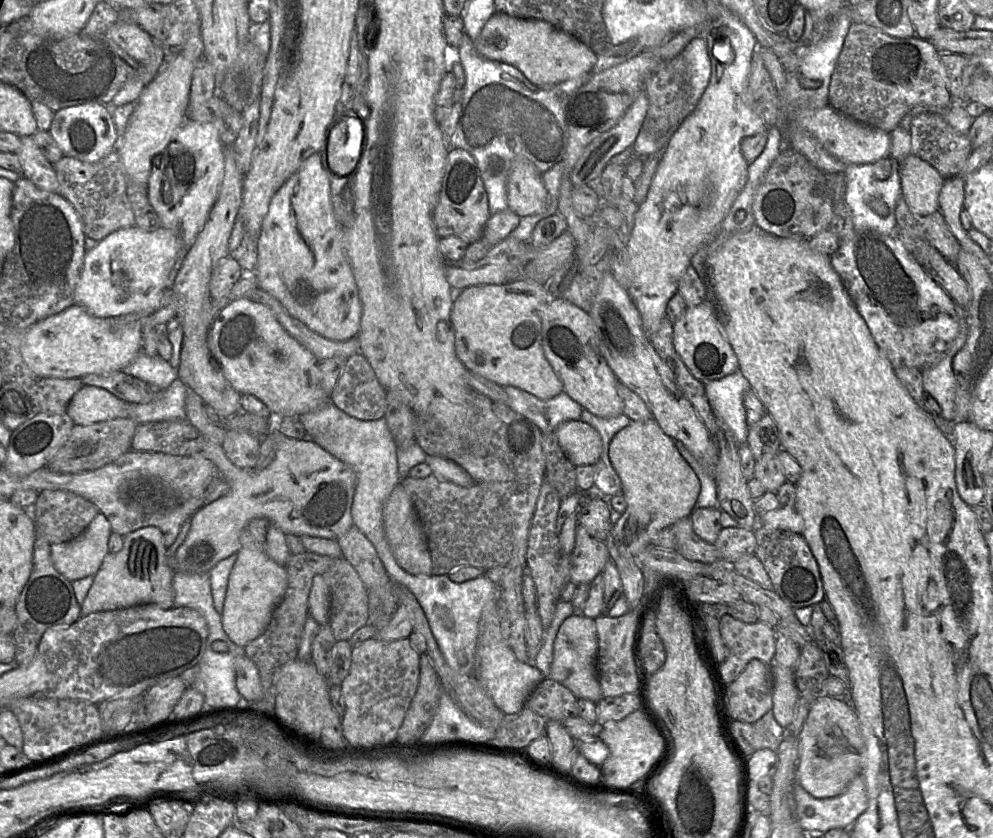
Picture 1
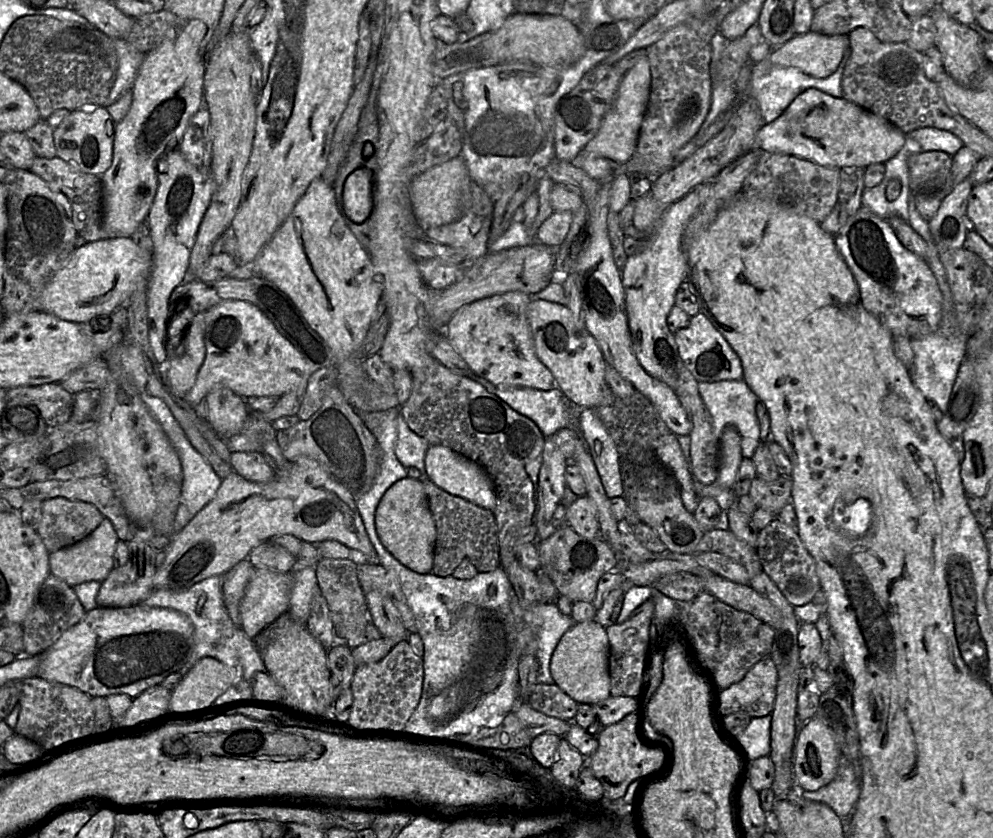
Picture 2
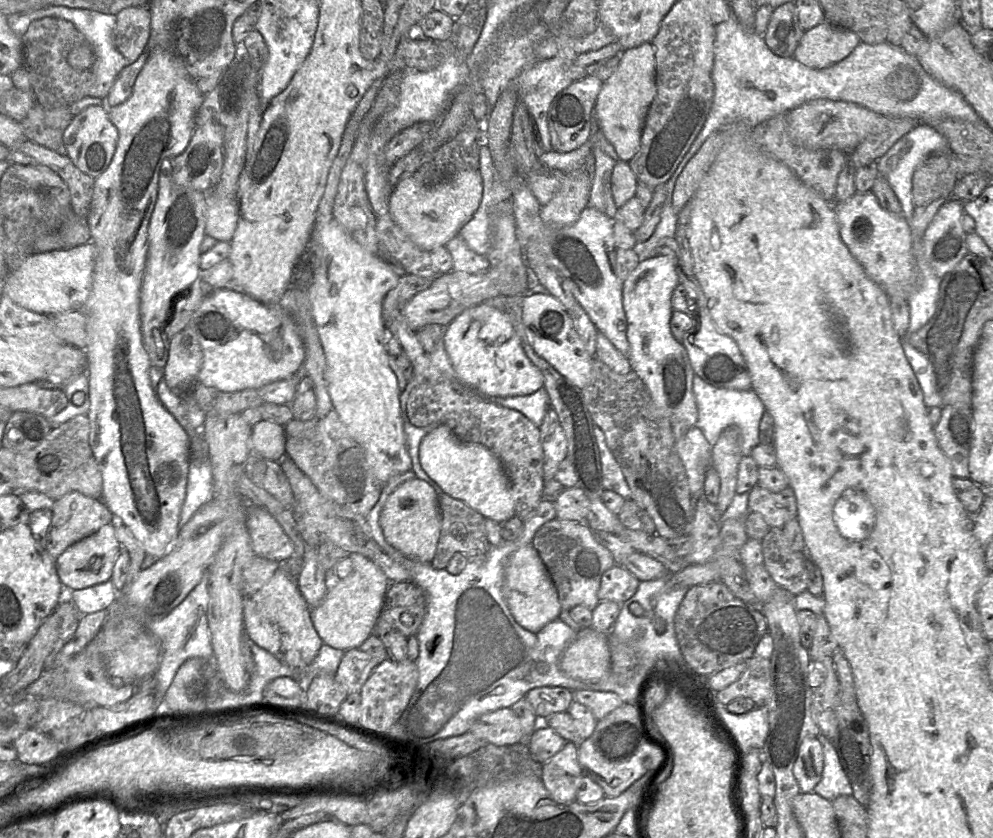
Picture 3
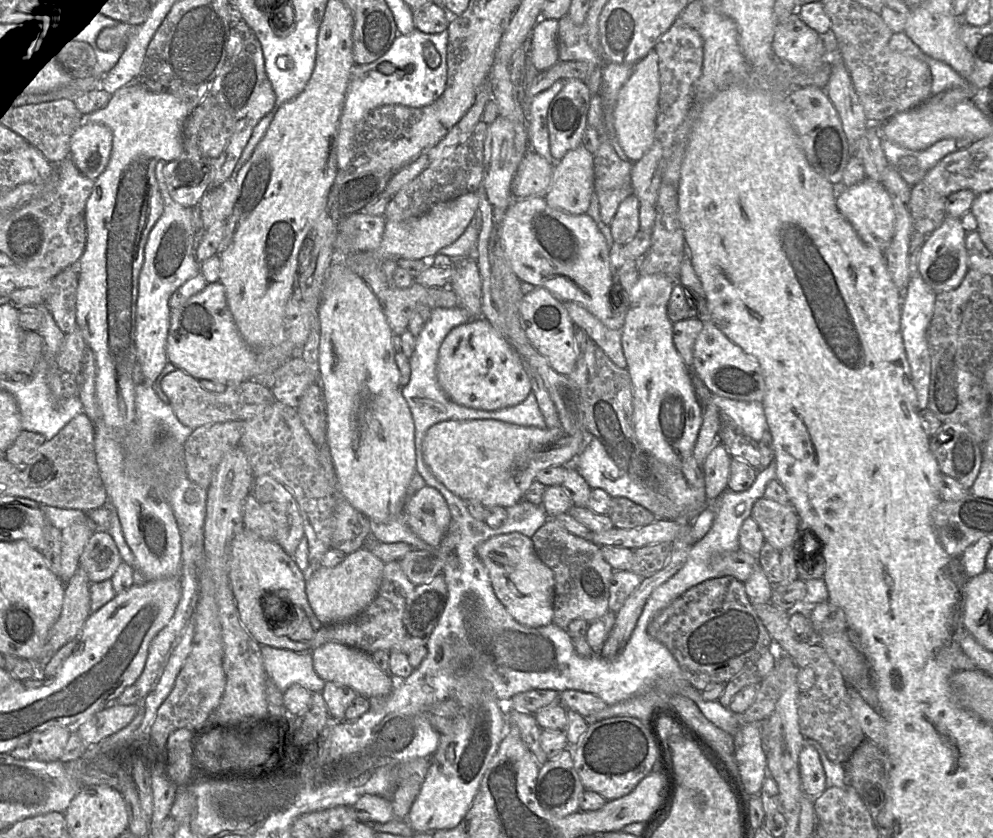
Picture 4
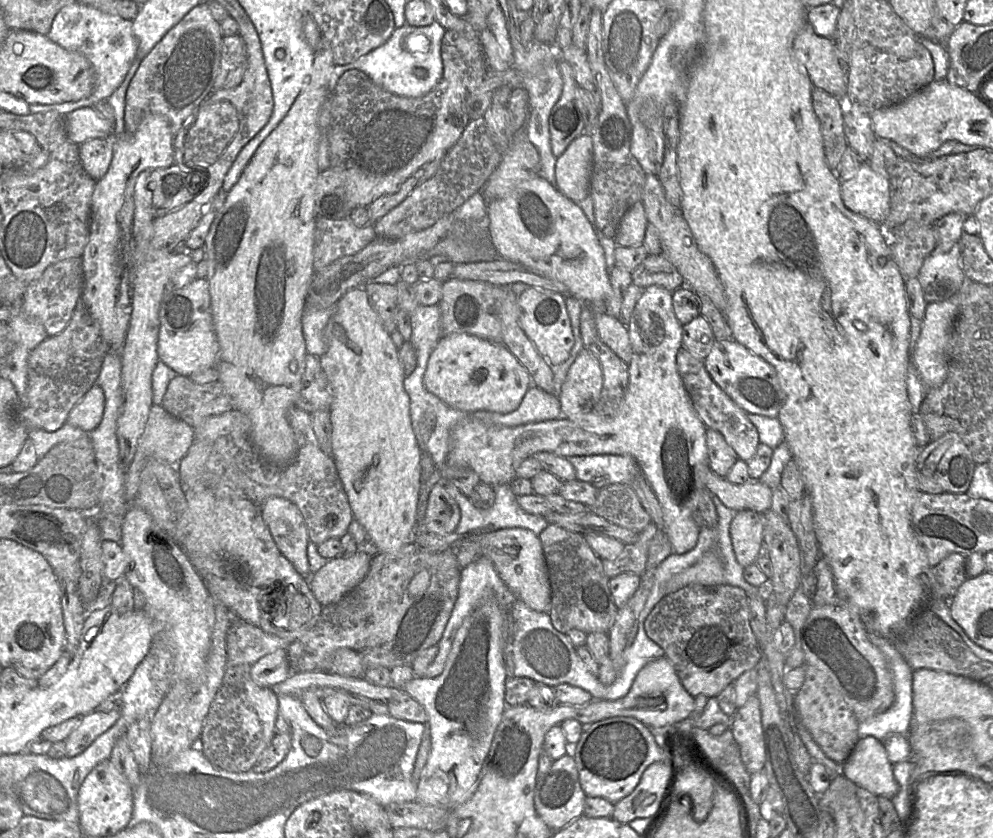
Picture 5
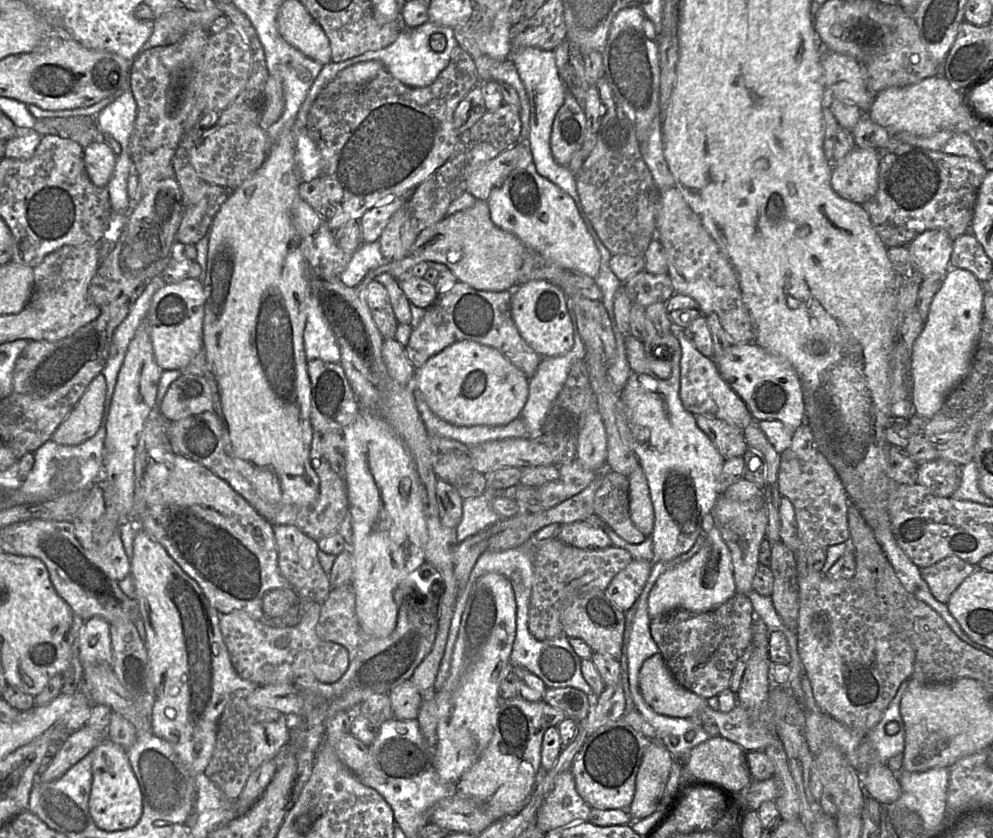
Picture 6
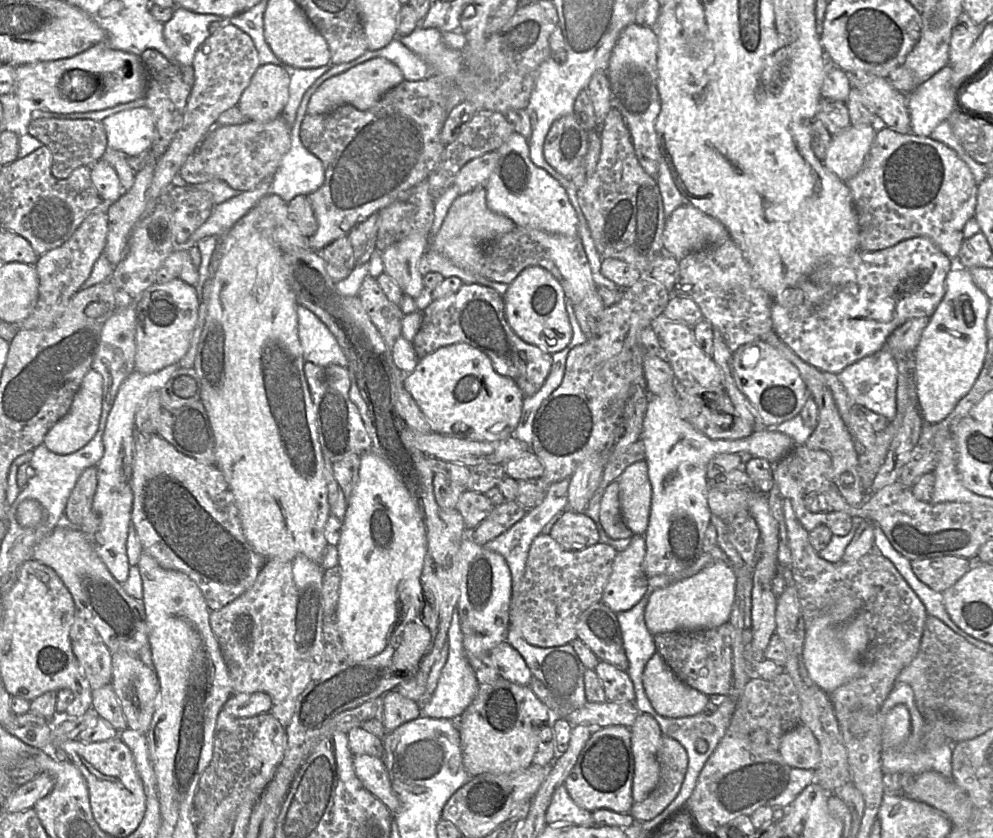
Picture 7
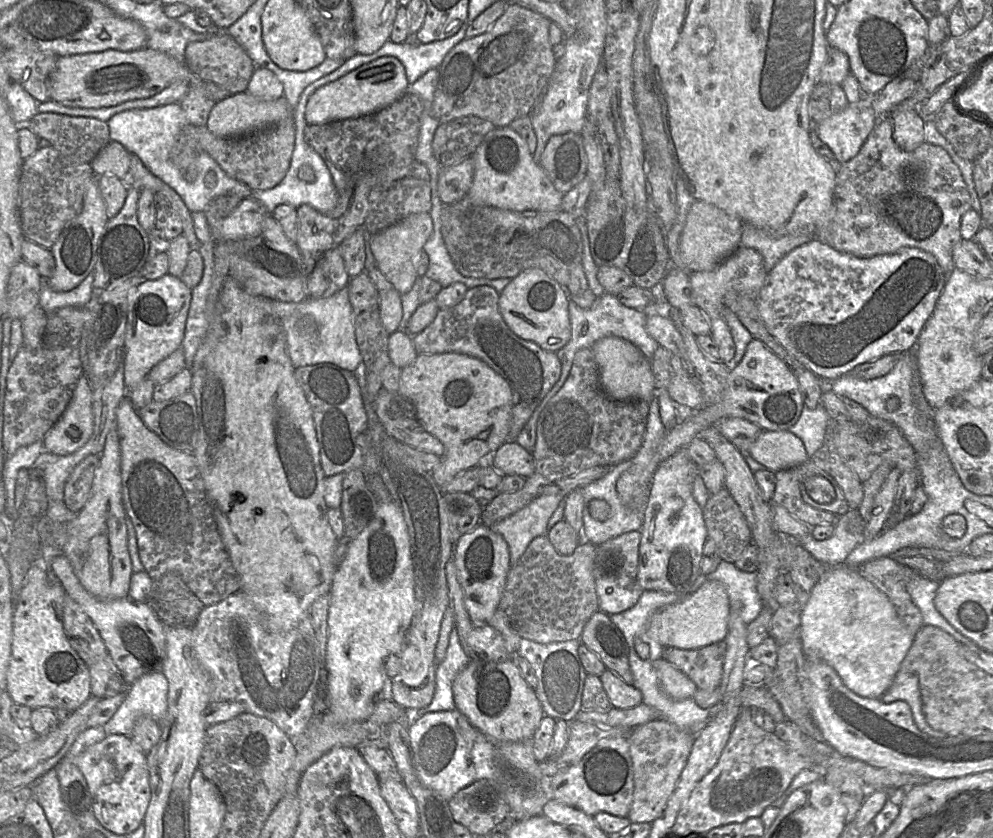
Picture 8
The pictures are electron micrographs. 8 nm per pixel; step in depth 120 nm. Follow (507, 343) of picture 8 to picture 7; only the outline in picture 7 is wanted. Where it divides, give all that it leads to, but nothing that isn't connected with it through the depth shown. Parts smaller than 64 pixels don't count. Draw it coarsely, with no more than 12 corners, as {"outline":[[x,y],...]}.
{"outline":[[463,284],[423,310],[419,360],[466,343],[524,397],[537,393],[552,355],[524,342],[504,297]]}

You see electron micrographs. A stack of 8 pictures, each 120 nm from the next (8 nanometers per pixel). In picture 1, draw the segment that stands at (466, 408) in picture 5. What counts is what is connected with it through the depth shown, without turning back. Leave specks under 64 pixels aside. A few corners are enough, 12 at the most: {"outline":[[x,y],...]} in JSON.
{"outline":[[546,286],[455,292],[458,359],[540,400],[564,392],[542,347]]}

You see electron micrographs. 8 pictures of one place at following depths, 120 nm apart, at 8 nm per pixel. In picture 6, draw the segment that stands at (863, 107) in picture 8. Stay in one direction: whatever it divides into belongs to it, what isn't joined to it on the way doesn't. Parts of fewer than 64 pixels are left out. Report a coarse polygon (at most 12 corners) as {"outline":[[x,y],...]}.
{"outline":[[855,147],[833,165],[831,187],[864,204],[878,188],[878,150]]}

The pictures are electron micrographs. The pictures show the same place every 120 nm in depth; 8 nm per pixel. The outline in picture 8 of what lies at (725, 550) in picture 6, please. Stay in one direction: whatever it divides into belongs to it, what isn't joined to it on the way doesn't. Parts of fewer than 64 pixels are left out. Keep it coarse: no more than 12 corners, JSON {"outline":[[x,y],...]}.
{"outline":[[706,580],[658,609],[646,634],[665,647],[725,639],[730,600]]}

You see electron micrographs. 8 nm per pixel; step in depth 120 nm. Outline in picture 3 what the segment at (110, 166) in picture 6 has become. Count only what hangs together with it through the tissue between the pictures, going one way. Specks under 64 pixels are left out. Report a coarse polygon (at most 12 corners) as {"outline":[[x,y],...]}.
{"outline":[[104,105],[73,117],[66,155],[99,177],[110,165],[118,130]]}

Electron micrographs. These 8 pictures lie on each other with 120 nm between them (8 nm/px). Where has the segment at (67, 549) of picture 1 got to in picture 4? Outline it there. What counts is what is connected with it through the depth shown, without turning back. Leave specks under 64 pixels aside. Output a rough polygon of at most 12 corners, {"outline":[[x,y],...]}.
{"outline":[[104,531],[79,560],[91,584],[111,580],[122,563]]}

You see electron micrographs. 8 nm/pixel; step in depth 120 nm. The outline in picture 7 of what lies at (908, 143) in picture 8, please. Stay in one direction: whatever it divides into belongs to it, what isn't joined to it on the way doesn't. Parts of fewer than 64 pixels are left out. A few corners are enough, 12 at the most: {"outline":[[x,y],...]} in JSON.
{"outline":[[846,72],[879,122],[911,133],[907,94],[863,72]]}

